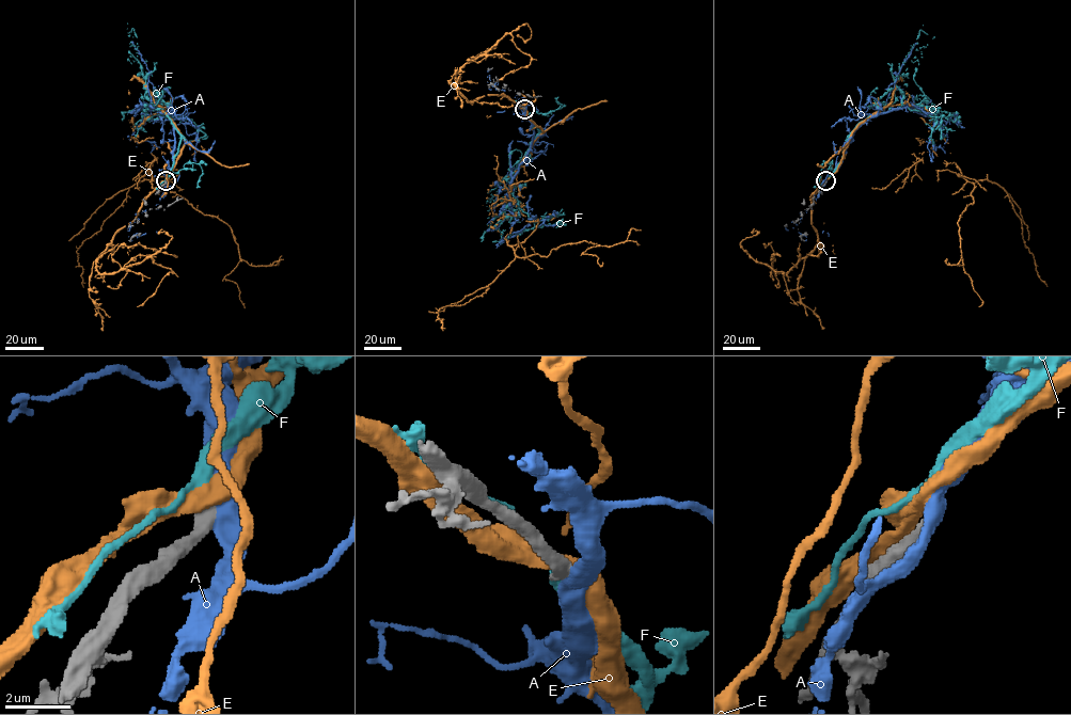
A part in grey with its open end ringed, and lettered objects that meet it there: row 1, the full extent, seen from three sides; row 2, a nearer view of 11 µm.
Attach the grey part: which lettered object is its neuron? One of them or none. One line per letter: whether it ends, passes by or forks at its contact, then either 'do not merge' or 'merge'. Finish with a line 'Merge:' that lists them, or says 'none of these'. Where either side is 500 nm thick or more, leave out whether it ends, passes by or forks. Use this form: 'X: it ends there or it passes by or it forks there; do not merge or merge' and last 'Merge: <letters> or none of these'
A: do not merge
E: do not merge
F: it passes by; merge
Merge: F

